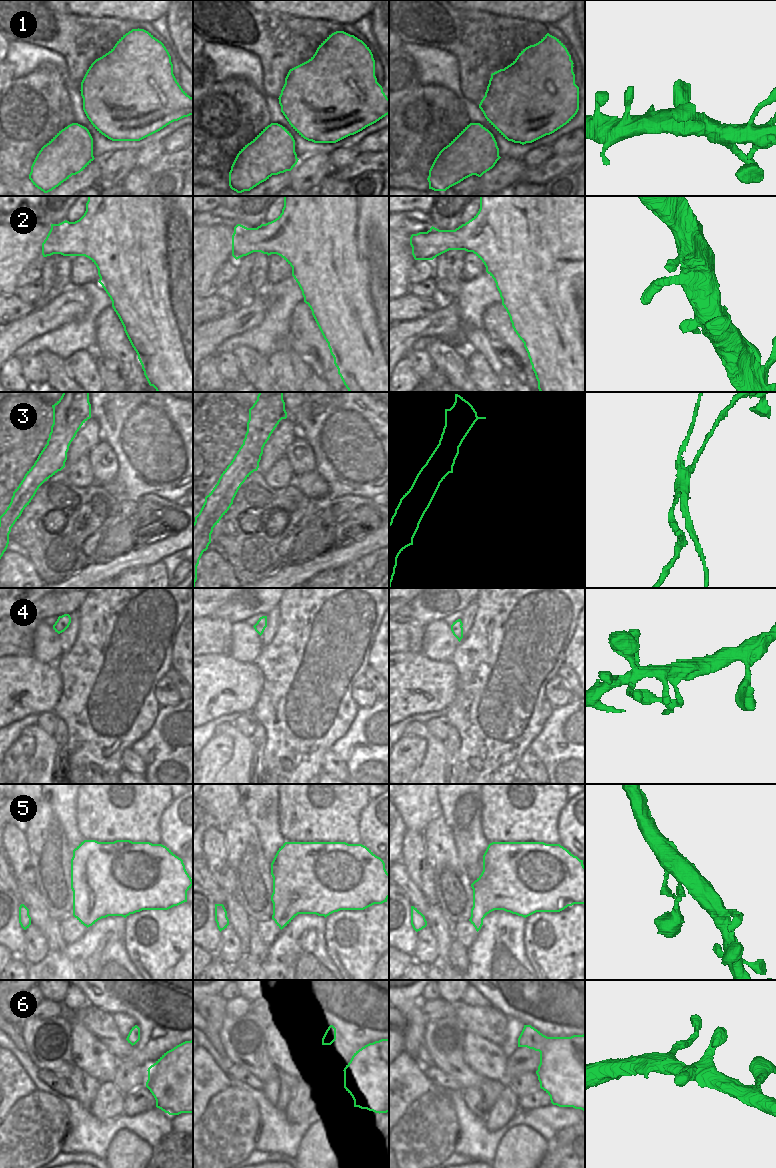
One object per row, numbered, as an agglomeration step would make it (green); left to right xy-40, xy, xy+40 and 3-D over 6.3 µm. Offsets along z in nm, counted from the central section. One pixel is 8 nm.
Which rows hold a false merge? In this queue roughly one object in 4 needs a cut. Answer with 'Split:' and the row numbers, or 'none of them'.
Split: 3, 4

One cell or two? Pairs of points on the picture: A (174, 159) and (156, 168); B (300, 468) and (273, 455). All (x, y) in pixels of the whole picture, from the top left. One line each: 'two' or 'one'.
A: one
B: two

